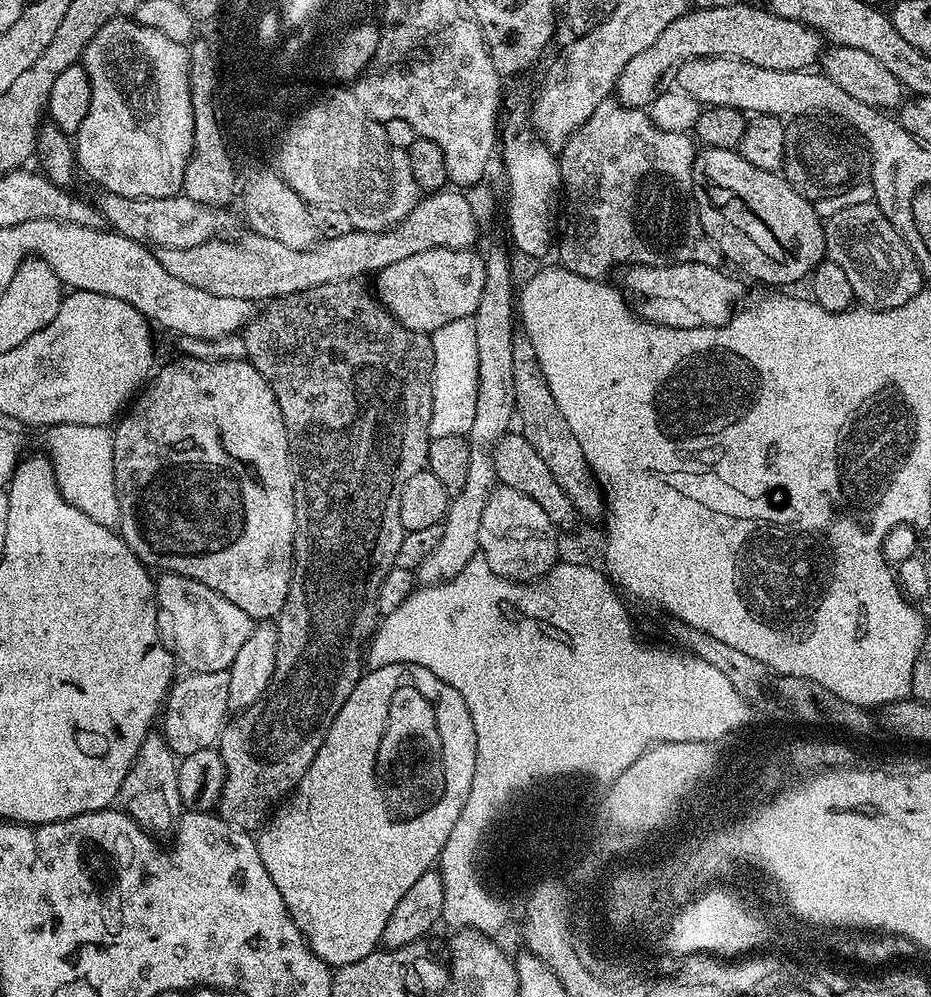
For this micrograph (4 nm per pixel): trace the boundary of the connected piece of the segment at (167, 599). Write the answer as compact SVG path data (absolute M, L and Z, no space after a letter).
M160 572L155 581L156 621L160 642L173 660L183 667L185 664L188 672L229 671L249 647L248 639L254 628L250 614L246 614L246 610L238 610L234 602L210 590L210 586L194 582L194 578L186 578L173 572Z

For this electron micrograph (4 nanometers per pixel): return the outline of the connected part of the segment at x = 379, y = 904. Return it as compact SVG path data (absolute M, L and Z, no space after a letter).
M391 664L365 671L354 690L350 690L350 698L342 702L342 710L338 710L338 718L334 718L333 724L332 736L326 734L322 742L324 752L314 754L310 770L306 770L291 795L271 813L270 822L263 825L255 842L262 866L266 866L266 874L270 874L274 886L280 888L282 902L286 902L290 918L312 946L314 954L337 969L350 962L358 962L381 947L379 936L382 930L386 930L386 922L390 922L394 906L398 906L402 894L406 894L406 890L410 890L410 886L429 871L426 868L428 860L436 857L436 848L440 848L440 844L445 844L444 836L448 836L452 820L458 819L460 804L464 804L464 798L470 794L470 782L474 782L474 766L478 762L478 737L474 734L474 721L470 718L470 710L466 710L462 694L458 694L454 686L442 682L438 674L426 670L426 666L401 668L401 665Z

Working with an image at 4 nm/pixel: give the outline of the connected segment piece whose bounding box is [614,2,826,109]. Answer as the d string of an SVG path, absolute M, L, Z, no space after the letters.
M739 2L732 6L702 9L693 7L683 12L652 45L642 54L626 62L626 70L616 83L615 99L631 108L647 109L666 89L676 84L676 75L682 66L702 56L724 56L727 60L750 62L762 66L762 70L803 72L821 59L826 41L820 33L802 22L790 22L790 18L778 18L767 7Z

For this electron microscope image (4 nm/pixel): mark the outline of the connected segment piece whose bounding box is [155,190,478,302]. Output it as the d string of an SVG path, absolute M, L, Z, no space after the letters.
M441 190L425 195L410 210L408 217L384 232L344 232L339 236L325 238L311 250L290 250L282 242L274 242L274 238L247 234L241 240L237 238L217 238L202 246L193 248L156 248L158 262L174 274L174 278L182 278L182 282L190 282L190 286L198 286L198 290L206 290L210 294L218 294L222 298L242 298L253 302L271 302L282 296L295 292L305 292L307 288L333 284L339 280L355 280L364 275L381 272L386 266L394 266L394 262L402 262L402 258L411 258L413 254L422 254L422 250L431 248L466 248L471 249L476 240L477 218L470 208L463 191Z

